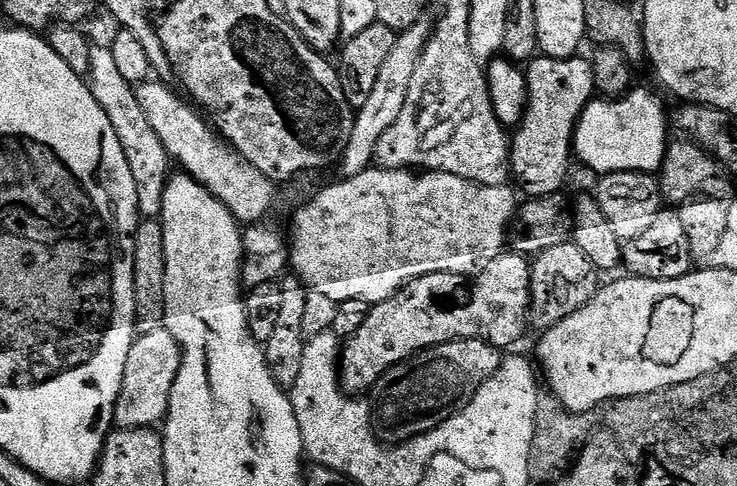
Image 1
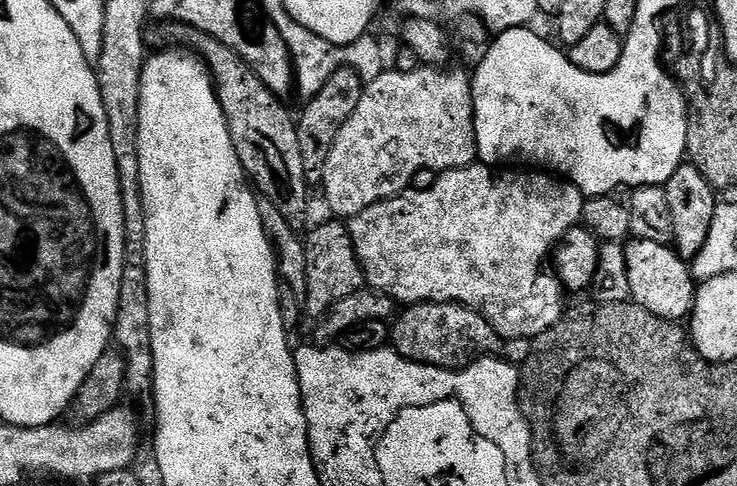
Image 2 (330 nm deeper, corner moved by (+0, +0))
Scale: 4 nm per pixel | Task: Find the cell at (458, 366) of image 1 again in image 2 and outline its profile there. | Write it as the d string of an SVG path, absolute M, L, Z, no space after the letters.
M424 300L420 304L407 305L403 311L391 321L390 344L399 356L419 364L459 370L467 368L474 360L499 353L509 364L519 366L530 354L531 340L501 340L492 323L465 304L435 304Z

